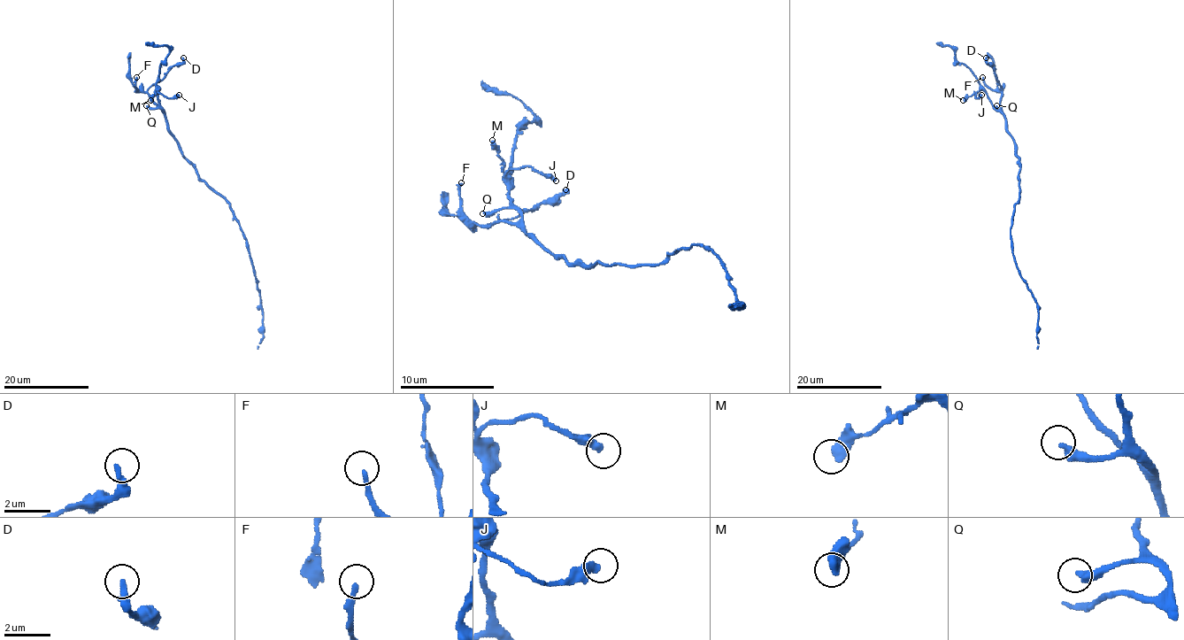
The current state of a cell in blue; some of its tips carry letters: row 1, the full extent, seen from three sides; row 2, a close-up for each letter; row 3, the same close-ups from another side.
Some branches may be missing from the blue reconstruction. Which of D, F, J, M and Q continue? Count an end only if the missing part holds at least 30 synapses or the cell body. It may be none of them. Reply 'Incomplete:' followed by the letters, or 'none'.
Incomplete: F, Q

